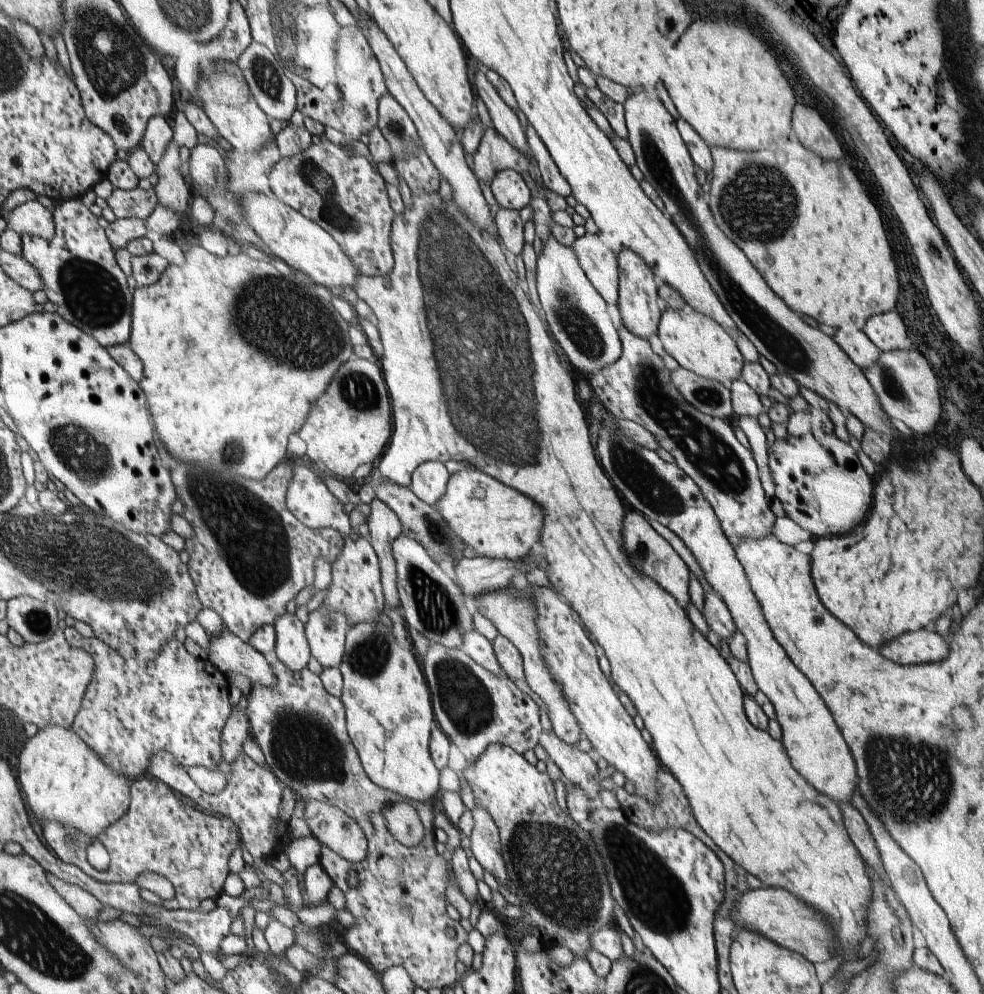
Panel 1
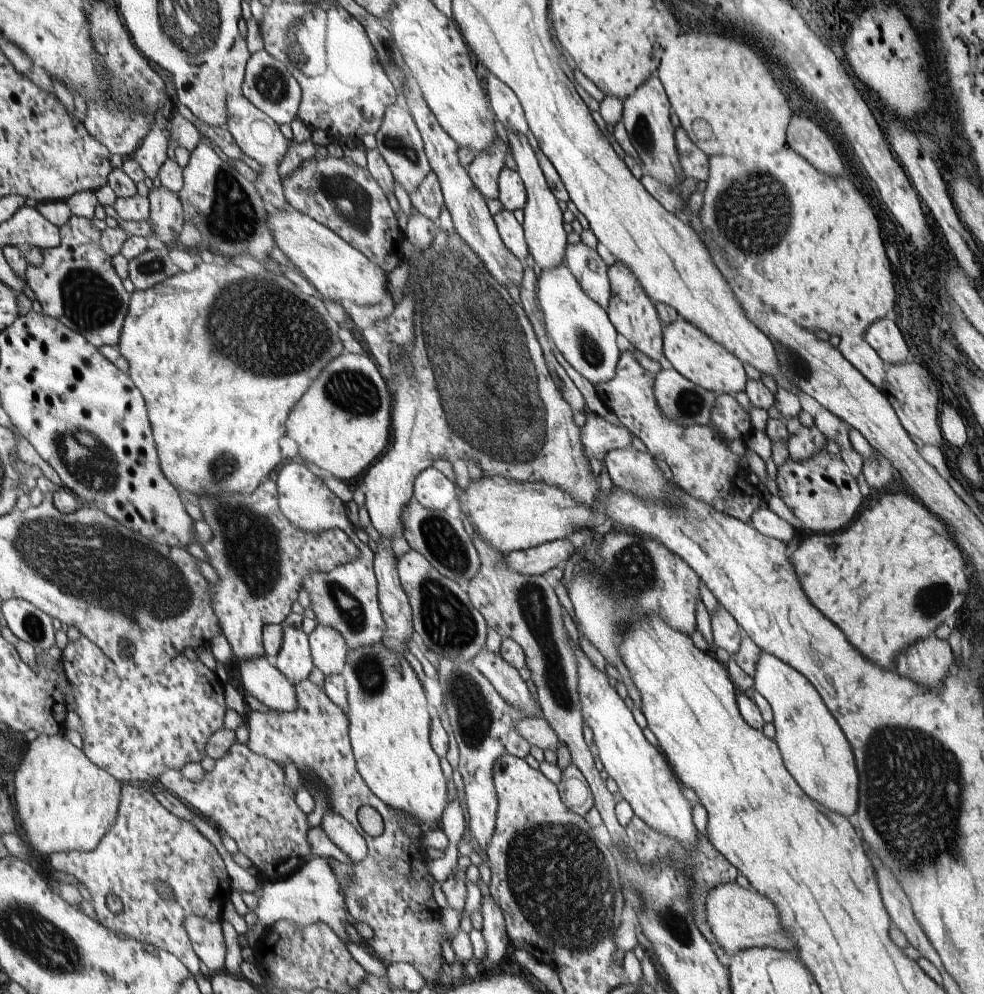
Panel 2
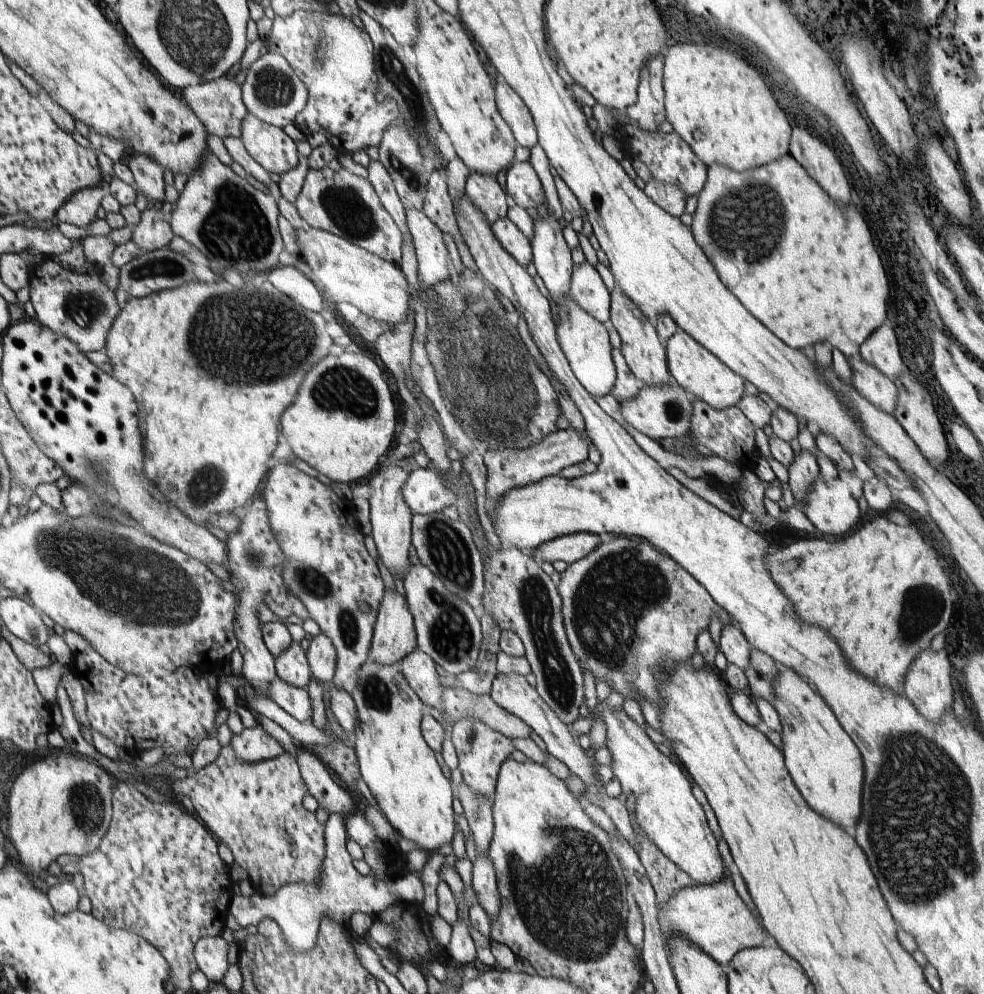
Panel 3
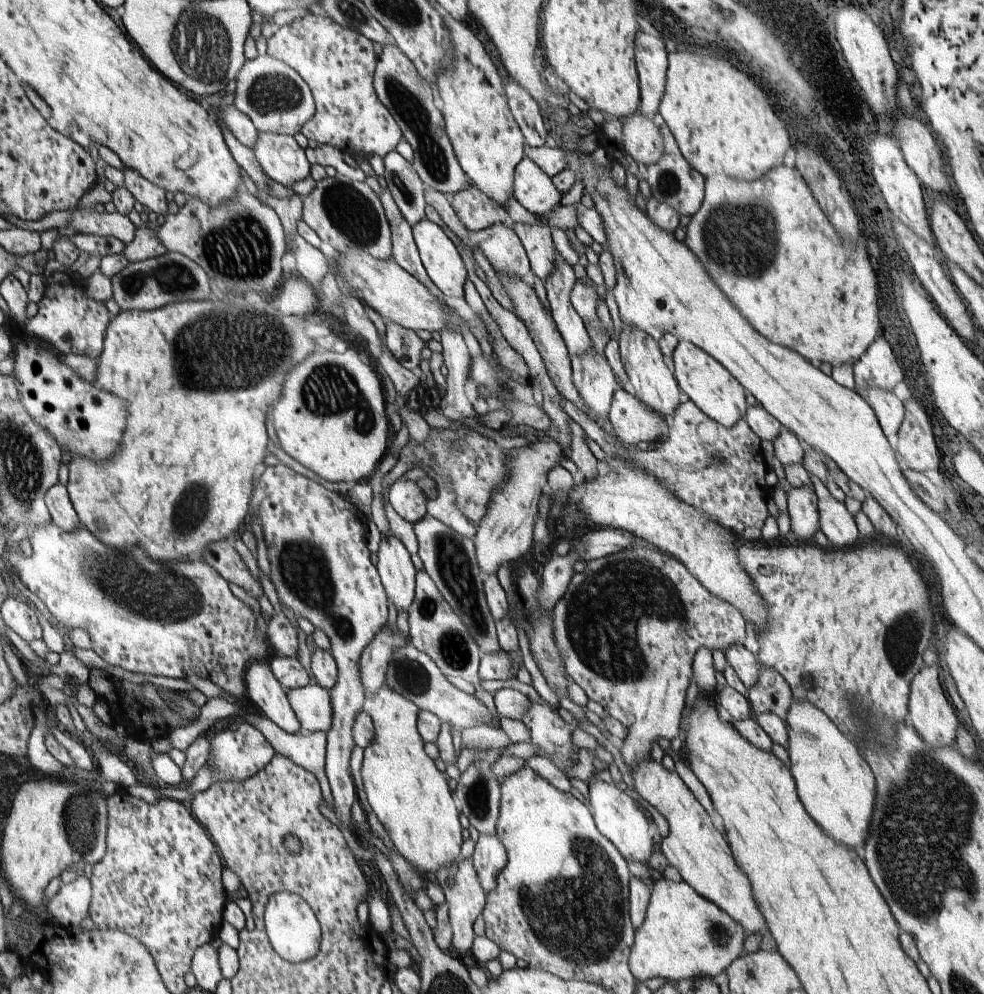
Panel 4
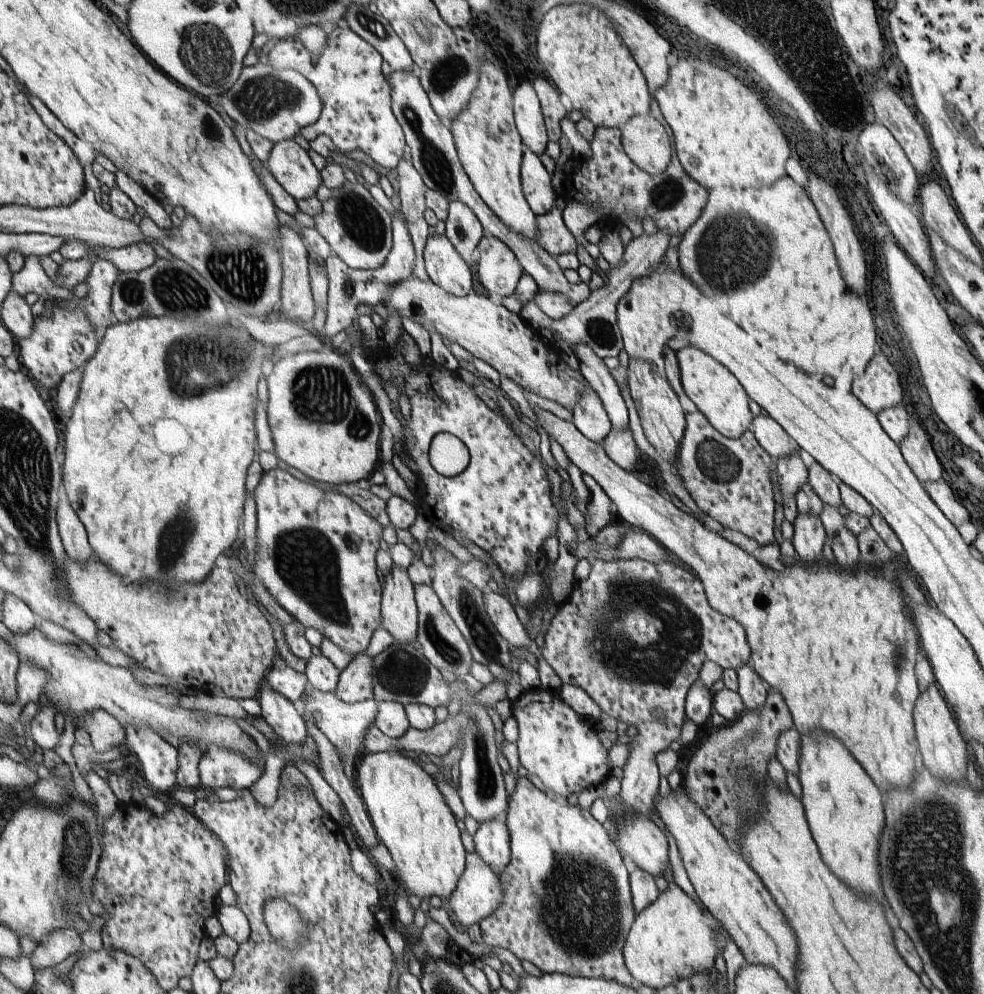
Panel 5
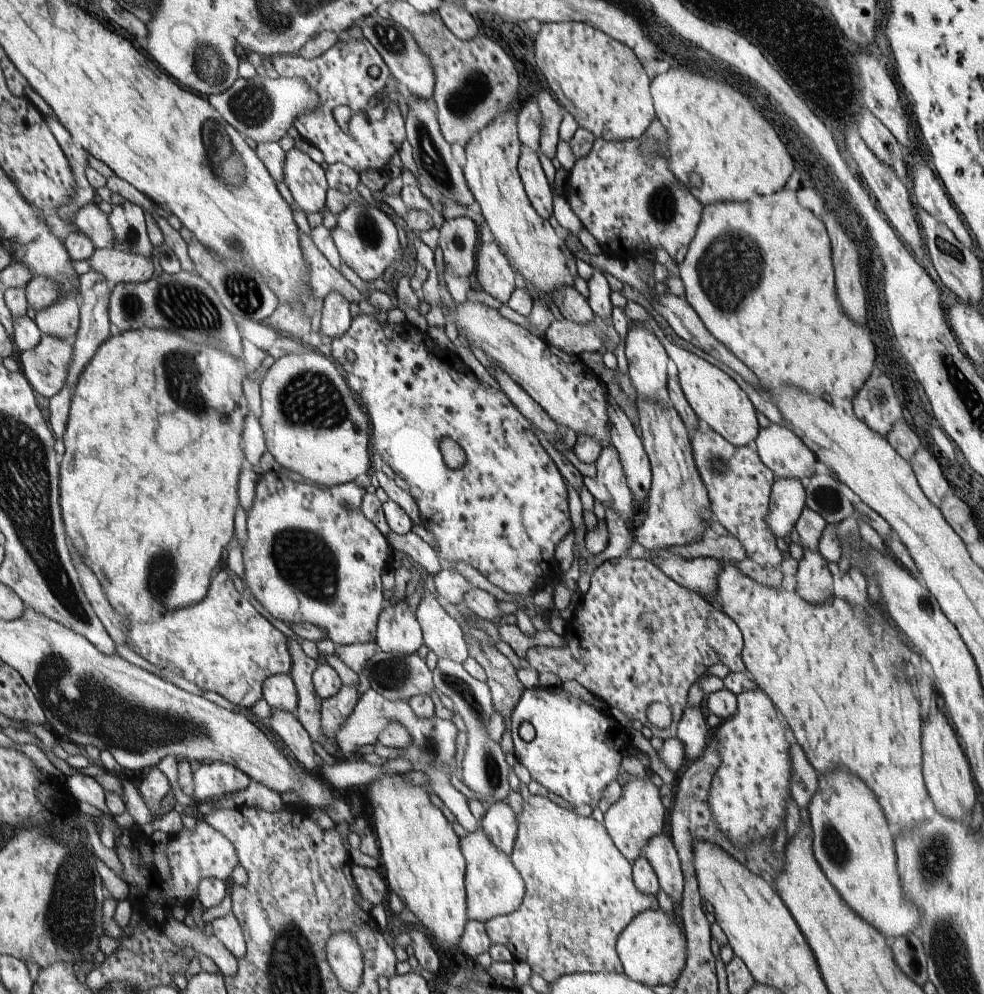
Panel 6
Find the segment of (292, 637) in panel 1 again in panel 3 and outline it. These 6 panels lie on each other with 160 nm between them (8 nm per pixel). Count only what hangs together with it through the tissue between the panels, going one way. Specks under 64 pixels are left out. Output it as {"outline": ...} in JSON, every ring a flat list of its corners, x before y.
{"outline":[[294,643,275,657,277,676,288,684,306,688,308,680,312,678,310,668,306,662,307,652,302,650,300,643]]}

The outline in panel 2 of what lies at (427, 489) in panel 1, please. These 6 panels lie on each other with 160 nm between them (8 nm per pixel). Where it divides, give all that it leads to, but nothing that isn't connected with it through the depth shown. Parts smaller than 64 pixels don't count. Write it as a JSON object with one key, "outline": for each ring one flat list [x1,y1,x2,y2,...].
{"outline":[[428,467,416,475,413,484,413,497,429,509,451,510,456,504,458,487,442,472]]}

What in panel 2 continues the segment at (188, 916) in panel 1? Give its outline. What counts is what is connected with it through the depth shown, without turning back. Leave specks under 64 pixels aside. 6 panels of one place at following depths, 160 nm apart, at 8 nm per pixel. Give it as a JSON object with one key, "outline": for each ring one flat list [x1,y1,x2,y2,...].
{"outline":[[192,915,185,918,183,926,198,958,208,966,211,974,225,971,226,945,222,936,222,922]]}

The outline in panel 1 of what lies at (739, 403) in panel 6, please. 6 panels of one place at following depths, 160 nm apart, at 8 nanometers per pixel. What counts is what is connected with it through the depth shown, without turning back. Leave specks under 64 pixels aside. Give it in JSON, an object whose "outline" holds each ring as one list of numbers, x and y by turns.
{"outline":[[682,306,678,309,663,307,657,326,657,340,663,344,680,367,695,372,698,376,730,384,741,376,744,360,731,334,713,318,697,310]]}

